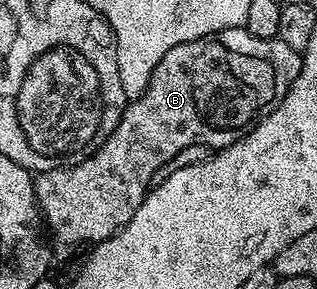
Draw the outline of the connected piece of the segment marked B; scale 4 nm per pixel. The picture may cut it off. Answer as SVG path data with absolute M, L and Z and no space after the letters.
M243 27L238 29L223 29L217 33L213 33L211 37L199 37L193 41L178 43L178 47L170 47L170 51L166 51L166 55L162 55L158 67L154 67L154 75L150 75L150 83L146 87L144 94L137 101L128 101L125 104L124 114L118 123L118 127L114 127L114 131L101 143L100 148L93 151L84 160L77 161L71 167L51 169L45 173L35 174L36 195L34 199L40 206L43 220L48 220L49 226L47 225L47 228L50 230L50 233L50 228L52 228L53 235L62 244L72 245L68 247L84 247L84 244L87 246L89 243L99 243L105 241L108 237L112 237L122 226L130 223L134 211L138 211L138 207L144 202L144 197L148 193L148 190L153 188L154 182L157 180L156 172L160 168L163 170L167 167L170 159L174 159L174 155L178 155L178 151L182 151L191 145L207 145L209 150L212 151L225 149L228 145L234 144L239 137L244 136L269 109L275 106L277 101L281 101L287 95L289 87L294 83L294 79L298 79L300 58L301 54L294 47L286 47L286 43L282 43L274 37L270 39L258 39L254 35L250 35L247 29Z

